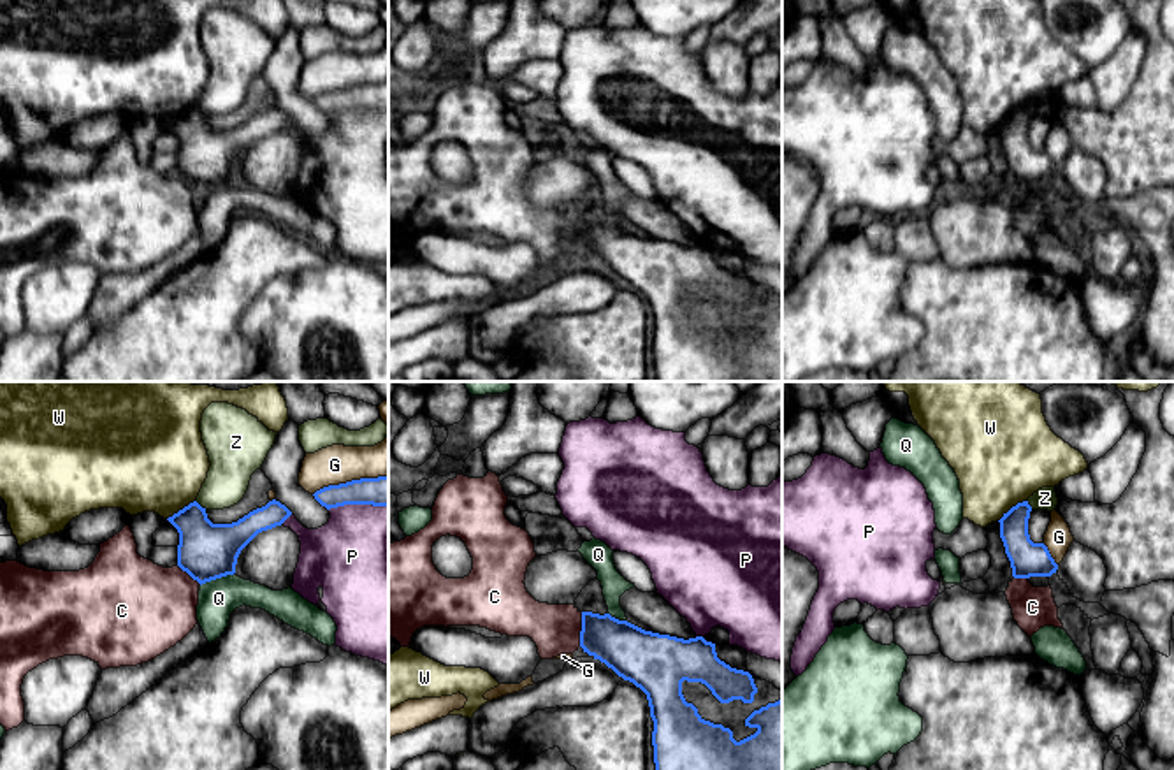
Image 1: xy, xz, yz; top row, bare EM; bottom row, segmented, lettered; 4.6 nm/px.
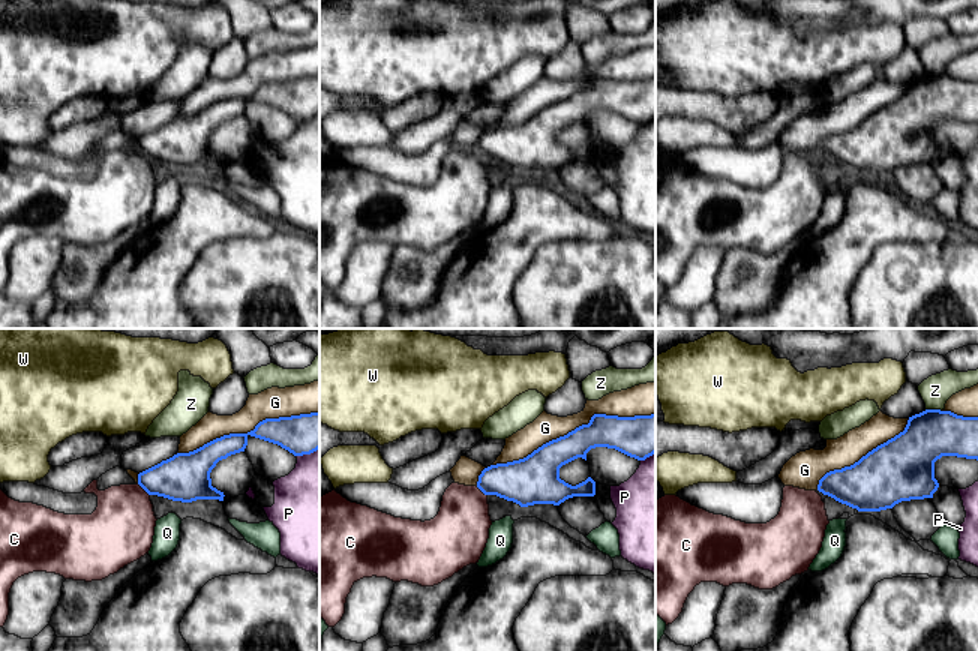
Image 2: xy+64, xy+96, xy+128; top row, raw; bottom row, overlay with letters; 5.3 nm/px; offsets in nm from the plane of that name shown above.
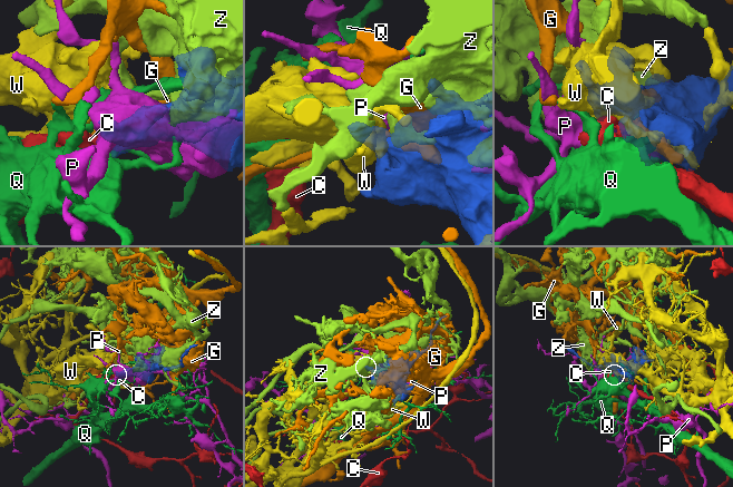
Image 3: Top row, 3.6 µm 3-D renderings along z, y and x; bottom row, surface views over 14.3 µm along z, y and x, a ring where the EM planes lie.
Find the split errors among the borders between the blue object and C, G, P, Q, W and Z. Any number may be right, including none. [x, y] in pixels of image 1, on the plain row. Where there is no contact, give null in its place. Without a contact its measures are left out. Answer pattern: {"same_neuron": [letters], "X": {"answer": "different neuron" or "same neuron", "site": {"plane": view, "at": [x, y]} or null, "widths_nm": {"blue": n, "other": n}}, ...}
{"same_neuron": [], "C": {"answer": "different neuron", "site": {"plane": "xz", "at": [582, 236]}, "widths_nm": {"blue": 240, "other": 220}}, "G": {"answer": "different neuron", "site": {"plane": "xy", "at": [352, 87]}, "widths_nm": {"blue": 140, "other": 180}}, "P": {"answer": "different neuron", "site": {"plane": "xy", "at": [357, 109]}, "widths_nm": {"blue": 140, "other": 460}}, "Q": {"answer": "different neuron", "site": {"plane": "xy", "at": [217, 183]}, "widths_nm": {"blue": 260, "other": 180}}, "W": {"answer": "different neuron", "site": {"plane": "yz", "at": [1013, 113]}, "widths_nm": {"blue": 160, "other": 460}}, "Z": {"answer": "different neuron", "site": {"plane": "xy", "at": [199, 111]}, "widths_nm": {"blue": 260, "other": 200}}}

